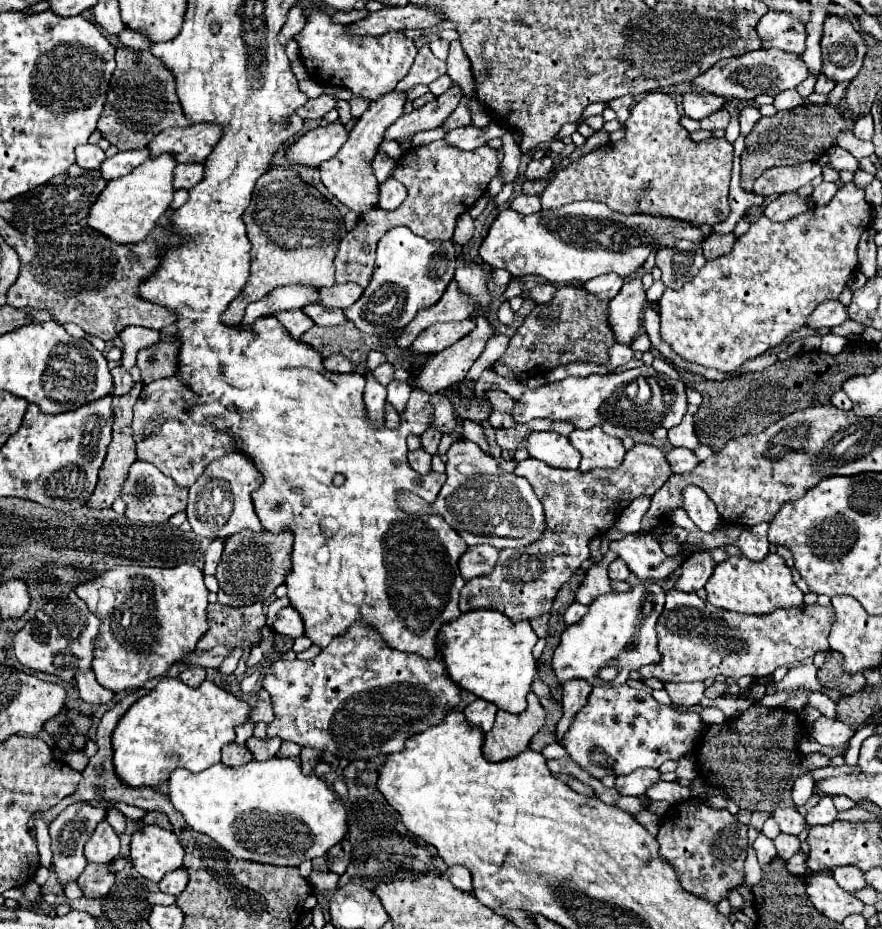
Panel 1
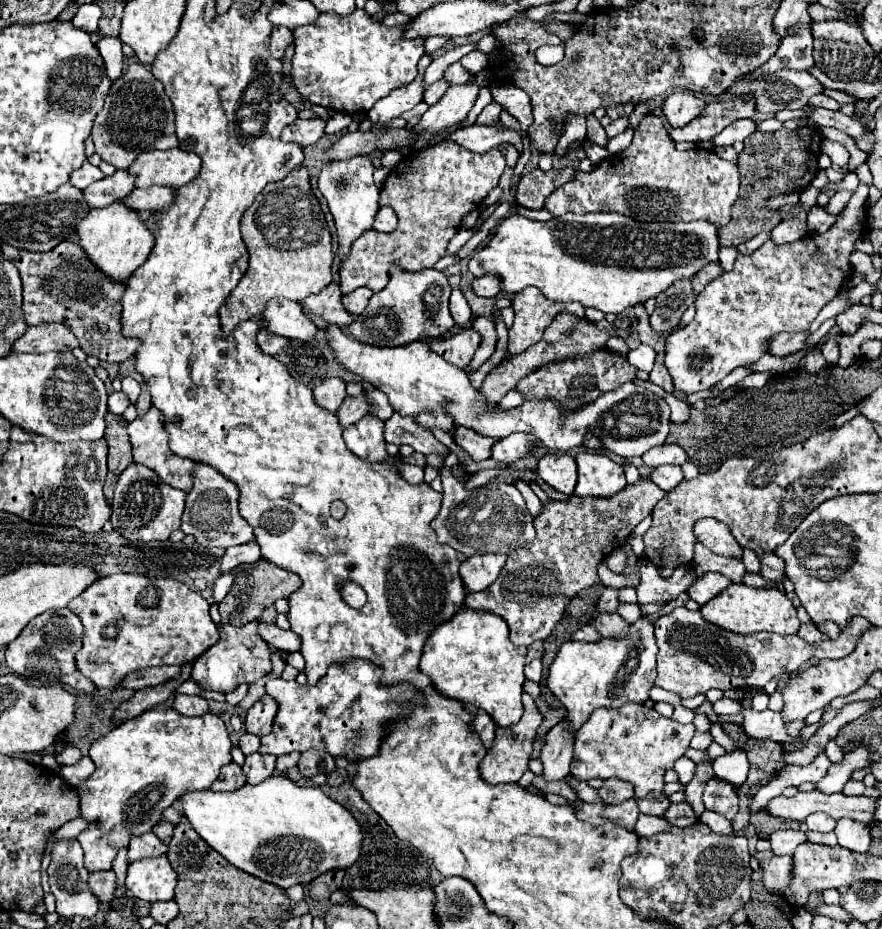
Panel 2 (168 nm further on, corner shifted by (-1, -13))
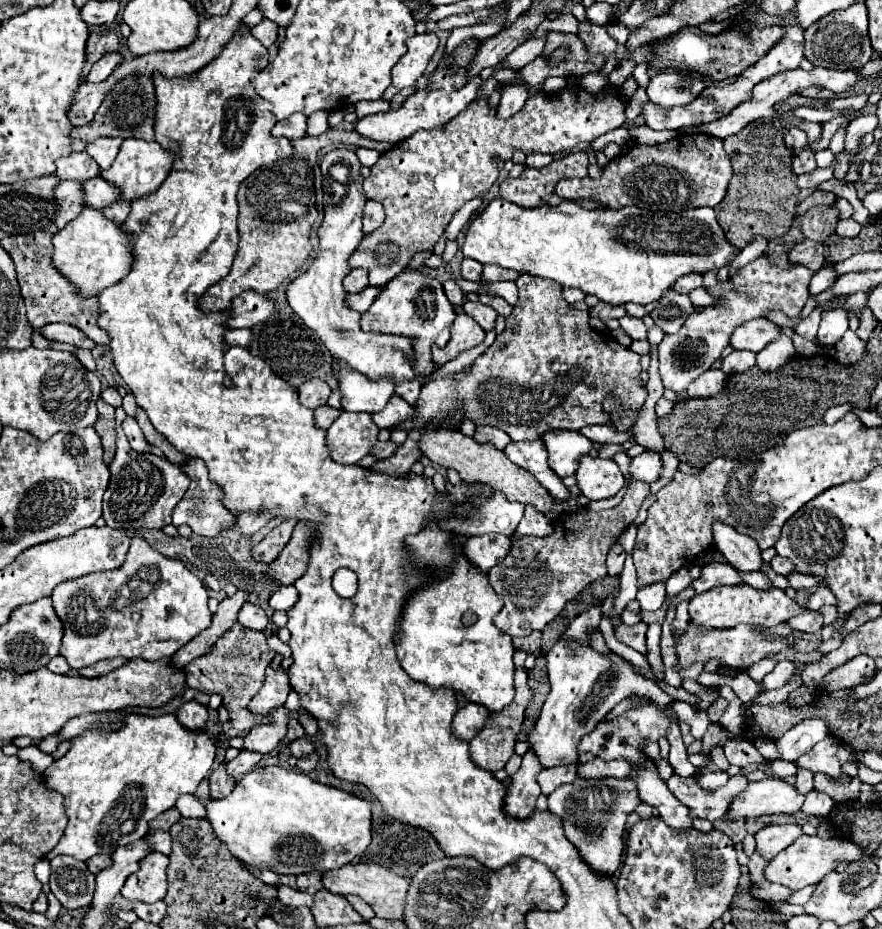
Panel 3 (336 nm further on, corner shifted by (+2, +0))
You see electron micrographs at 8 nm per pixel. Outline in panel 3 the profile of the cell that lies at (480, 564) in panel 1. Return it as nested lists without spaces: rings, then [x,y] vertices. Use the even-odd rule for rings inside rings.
[[[502,534],[470,536],[464,544],[464,554],[482,572],[488,572],[502,558],[506,558],[508,550],[510,550],[510,538],[502,536]]]

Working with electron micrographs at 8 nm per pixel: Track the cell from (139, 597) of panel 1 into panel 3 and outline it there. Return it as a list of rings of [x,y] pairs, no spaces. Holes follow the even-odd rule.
[[[142,536],[132,538],[120,568],[60,582],[50,598],[64,624],[60,656],[76,670],[114,656],[168,658],[212,622],[206,584],[182,562],[162,556]]]

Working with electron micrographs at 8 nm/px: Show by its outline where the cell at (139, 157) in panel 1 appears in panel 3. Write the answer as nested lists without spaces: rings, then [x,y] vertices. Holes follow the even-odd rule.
[[[60,182],[54,190],[54,202],[58,204],[54,214],[56,228],[64,228],[82,210],[82,190],[80,182]]]

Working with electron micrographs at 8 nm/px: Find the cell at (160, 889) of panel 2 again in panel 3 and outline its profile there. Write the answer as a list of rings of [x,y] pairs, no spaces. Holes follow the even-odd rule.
[[[154,852],[146,856],[146,864],[126,878],[120,894],[130,902],[158,902],[166,896],[166,866],[168,856]]]

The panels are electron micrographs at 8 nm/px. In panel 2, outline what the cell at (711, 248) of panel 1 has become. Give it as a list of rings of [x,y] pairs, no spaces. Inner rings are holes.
[[[717,261],[717,263],[707,263],[707,265],[693,277],[693,289],[695,289],[695,293],[701,293],[701,291],[705,289],[705,285],[707,285],[709,281],[717,279],[721,273],[723,273],[723,269],[721,269],[721,263],[719,263],[719,261]]]

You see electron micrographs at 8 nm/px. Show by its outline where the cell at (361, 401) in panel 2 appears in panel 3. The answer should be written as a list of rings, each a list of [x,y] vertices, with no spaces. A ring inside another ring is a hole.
[[[324,404],[324,406],[320,406],[320,408],[314,410],[314,424],[316,424],[318,428],[326,430],[326,428],[338,418],[340,412],[342,412],[342,410],[334,410],[334,408],[330,408],[328,404]]]

